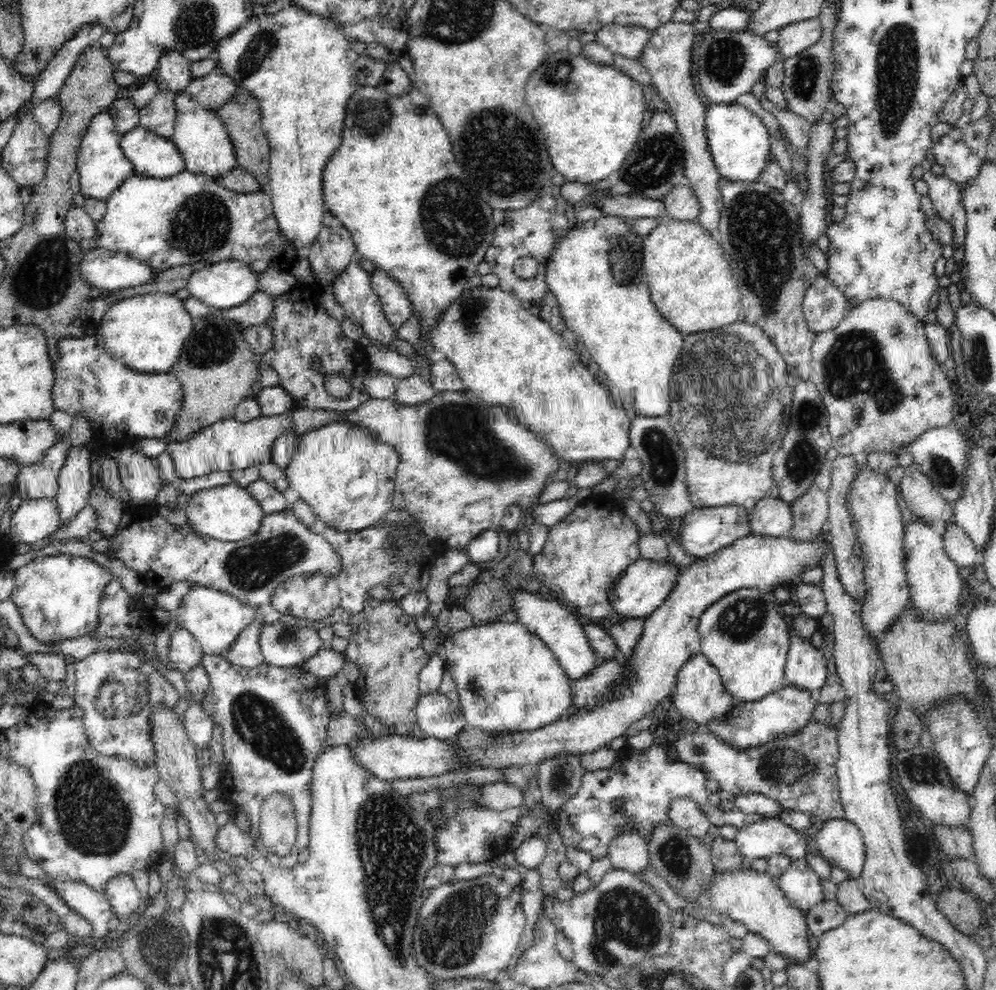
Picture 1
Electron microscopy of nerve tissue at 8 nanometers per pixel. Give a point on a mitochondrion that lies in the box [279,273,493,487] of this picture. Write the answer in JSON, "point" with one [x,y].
{"point":[473,311]}

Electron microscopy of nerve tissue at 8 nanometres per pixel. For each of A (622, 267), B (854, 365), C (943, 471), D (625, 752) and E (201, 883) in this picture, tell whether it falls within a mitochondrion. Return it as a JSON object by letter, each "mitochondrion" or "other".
{"A":"mitochondrion","B":"mitochondrion","C":"mitochondrion","D":"other","E":"other"}

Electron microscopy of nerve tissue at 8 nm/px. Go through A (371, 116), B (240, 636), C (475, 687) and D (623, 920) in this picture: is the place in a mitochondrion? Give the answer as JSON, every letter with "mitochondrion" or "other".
{"A":"mitochondrion","B":"other","C":"mitochondrion","D":"mitochondrion"}

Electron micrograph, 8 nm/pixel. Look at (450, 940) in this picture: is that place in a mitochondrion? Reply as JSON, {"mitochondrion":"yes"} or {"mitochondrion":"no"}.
{"mitochondrion":"yes"}

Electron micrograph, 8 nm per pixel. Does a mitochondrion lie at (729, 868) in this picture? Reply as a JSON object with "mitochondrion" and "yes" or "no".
{"mitochondrion":"no"}

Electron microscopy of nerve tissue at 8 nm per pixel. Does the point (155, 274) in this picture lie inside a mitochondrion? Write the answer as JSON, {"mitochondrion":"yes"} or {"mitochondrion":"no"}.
{"mitochondrion":"no"}

